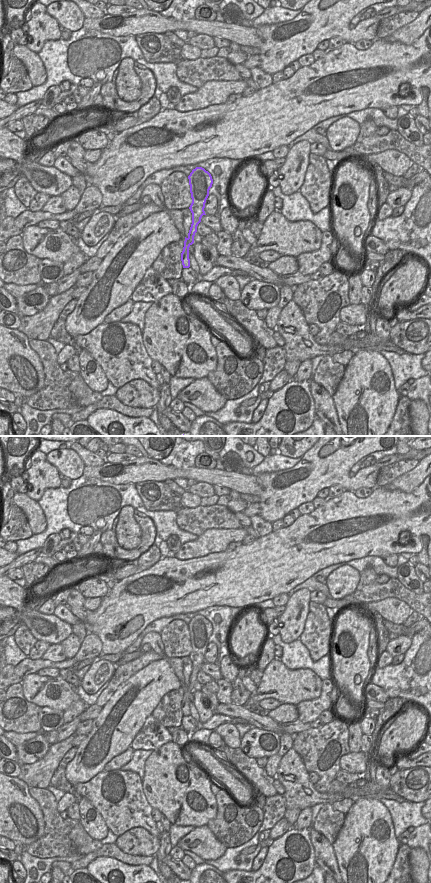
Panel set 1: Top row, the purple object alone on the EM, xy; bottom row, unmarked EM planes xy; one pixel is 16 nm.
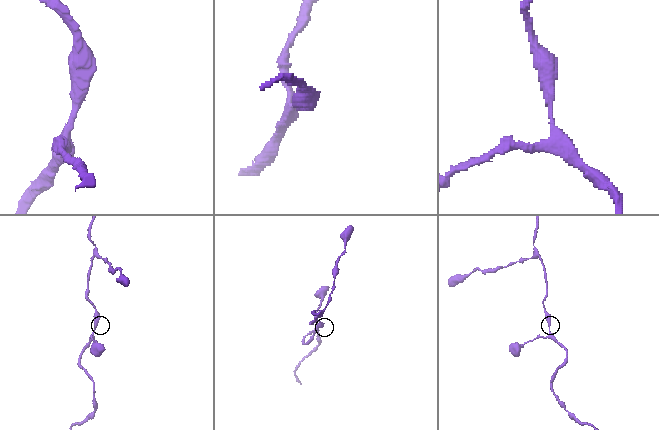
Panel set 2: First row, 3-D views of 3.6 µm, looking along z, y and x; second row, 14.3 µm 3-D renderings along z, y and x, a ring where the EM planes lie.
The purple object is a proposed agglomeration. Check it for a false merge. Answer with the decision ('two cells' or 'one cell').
one cell

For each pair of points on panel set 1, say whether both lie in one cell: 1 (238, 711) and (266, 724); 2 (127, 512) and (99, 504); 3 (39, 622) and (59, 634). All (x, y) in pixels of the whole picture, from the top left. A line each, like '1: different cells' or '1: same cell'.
1: same cell
2: different cells
3: same cell

